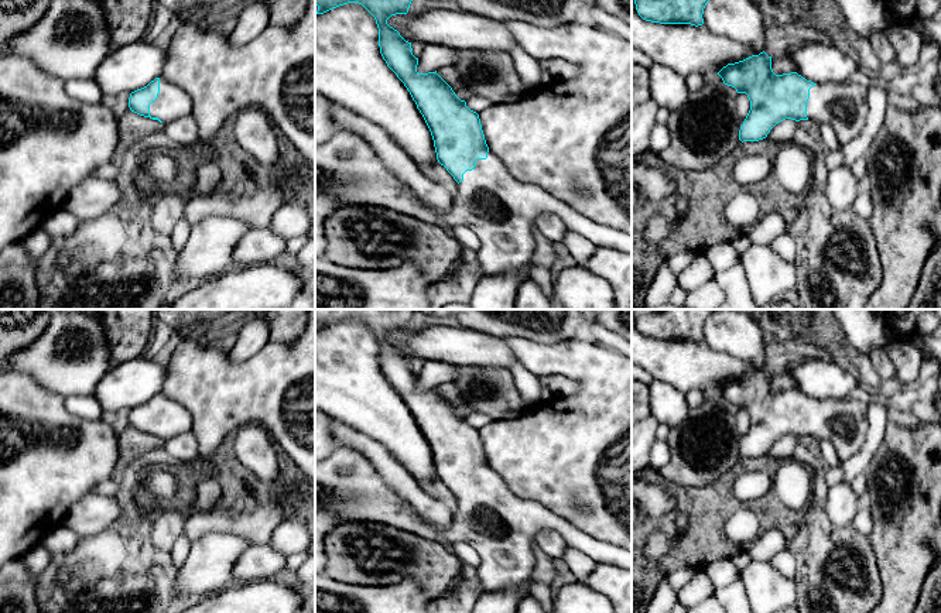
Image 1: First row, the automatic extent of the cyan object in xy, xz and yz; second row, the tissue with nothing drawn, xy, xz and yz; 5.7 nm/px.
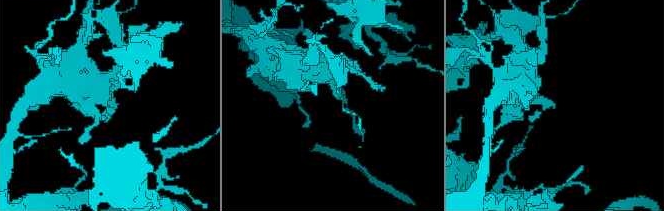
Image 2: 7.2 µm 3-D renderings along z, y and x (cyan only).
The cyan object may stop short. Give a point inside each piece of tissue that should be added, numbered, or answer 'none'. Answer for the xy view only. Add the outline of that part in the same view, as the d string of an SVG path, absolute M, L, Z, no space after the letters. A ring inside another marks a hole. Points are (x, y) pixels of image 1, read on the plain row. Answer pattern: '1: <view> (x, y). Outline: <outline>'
1: xy (173, 418). Outline: M160 394L160 410L155 418L150 421L150 432L158 434L162 439L189 432L192 417L181 404Z

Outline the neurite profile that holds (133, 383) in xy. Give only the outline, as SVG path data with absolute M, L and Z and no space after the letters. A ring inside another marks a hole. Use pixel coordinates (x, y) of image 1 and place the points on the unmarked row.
M138 356L110 367L97 383L93 397L103 412L131 410L161 394L165 376L165 364Z

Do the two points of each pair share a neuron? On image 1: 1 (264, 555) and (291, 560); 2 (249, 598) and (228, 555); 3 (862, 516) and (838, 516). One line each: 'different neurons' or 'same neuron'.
1: different neurons
2: different neurons
3: different neurons

